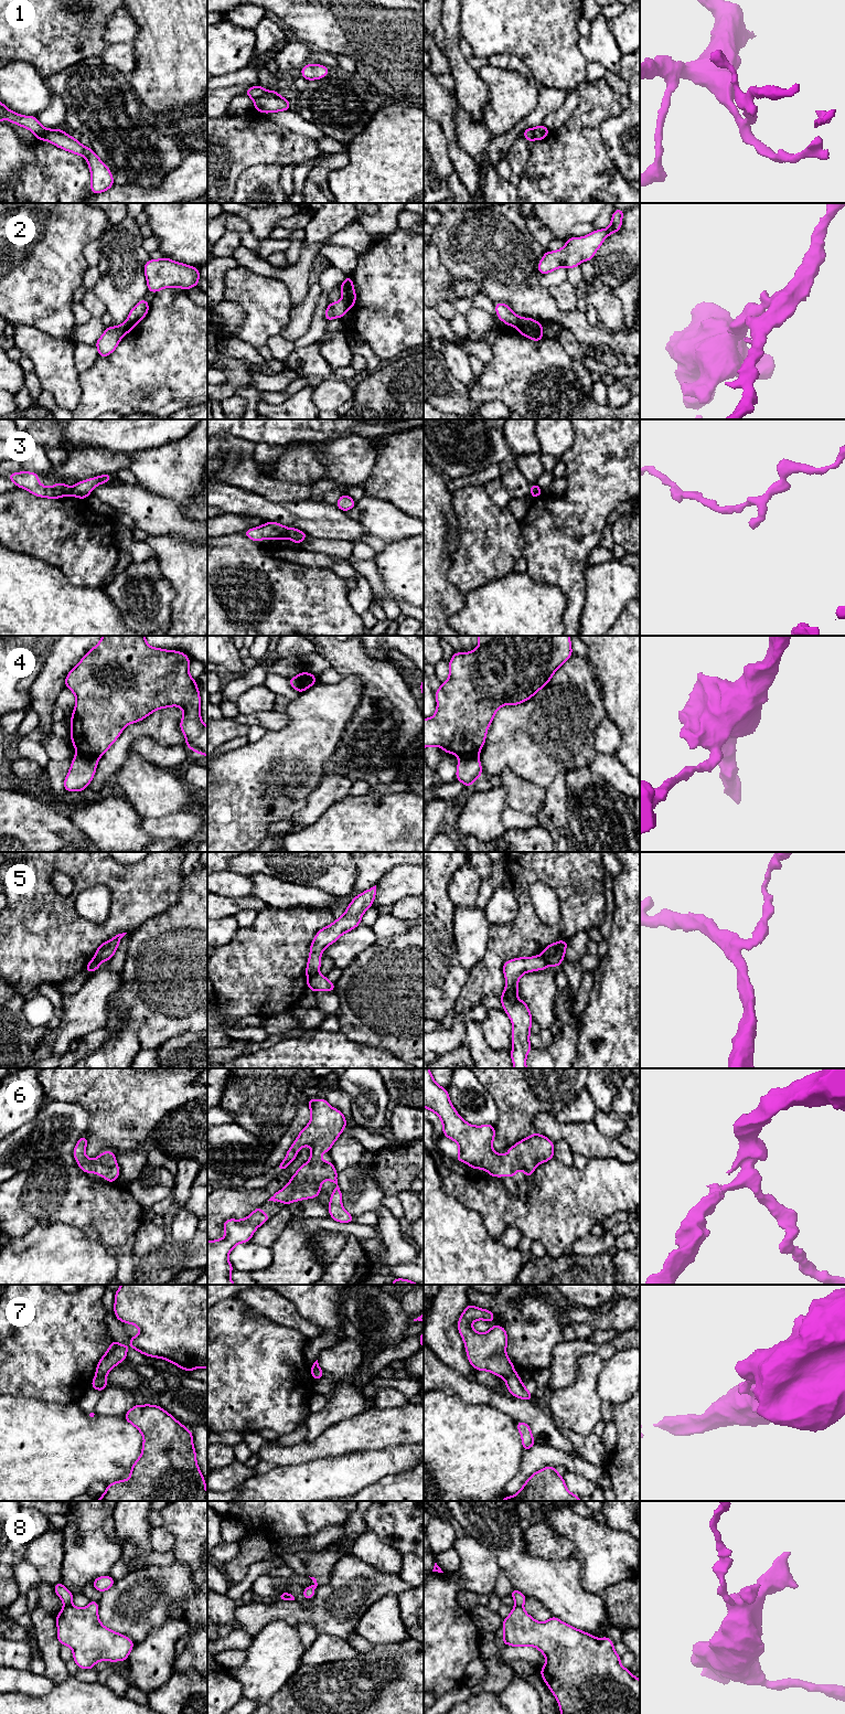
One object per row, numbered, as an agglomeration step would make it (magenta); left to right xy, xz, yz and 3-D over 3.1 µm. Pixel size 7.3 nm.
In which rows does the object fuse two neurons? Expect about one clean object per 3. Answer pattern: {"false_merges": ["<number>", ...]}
{"false_merges": ["1", "2", "3", "4", "5", "7", "8"]}

